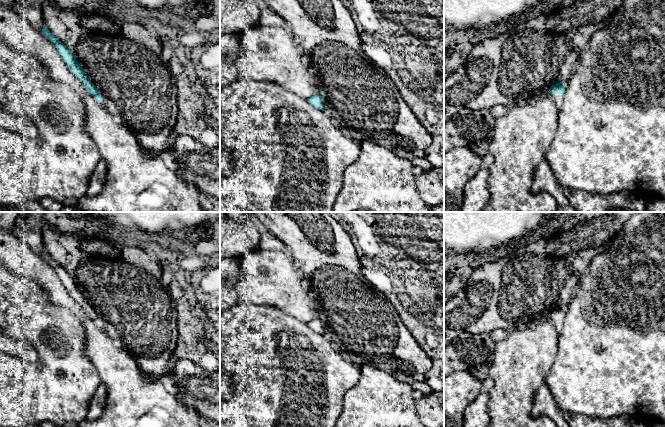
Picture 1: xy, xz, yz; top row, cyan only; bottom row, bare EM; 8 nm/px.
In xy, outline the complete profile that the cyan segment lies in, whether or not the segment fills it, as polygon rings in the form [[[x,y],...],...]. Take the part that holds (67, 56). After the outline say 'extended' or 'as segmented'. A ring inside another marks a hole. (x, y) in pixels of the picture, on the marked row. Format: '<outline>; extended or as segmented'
[[[44,26],[41,33],[55,46],[58,54],[68,67],[69,71],[82,83],[86,92],[93,96],[97,101],[102,102],[103,96],[99,93],[95,85],[89,80],[72,51],[69,50],[54,35],[52,35],[47,27]]]; as segmented

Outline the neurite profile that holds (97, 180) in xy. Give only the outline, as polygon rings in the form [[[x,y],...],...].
[[[101,160],[90,178],[89,186],[86,195],[89,197],[96,196],[100,193],[105,183],[107,175],[107,164],[105,161]]]

